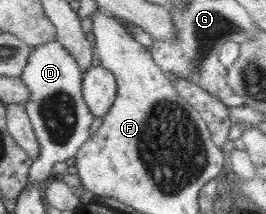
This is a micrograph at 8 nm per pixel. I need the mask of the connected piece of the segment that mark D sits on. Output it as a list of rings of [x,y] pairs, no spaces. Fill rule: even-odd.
[[[57,41],[31,48],[26,67],[19,77],[29,88],[30,98],[22,105],[29,116],[41,151],[31,164],[26,186],[49,181],[54,177],[54,164],[71,163],[80,147],[91,137],[90,125],[95,116],[83,99],[83,75],[76,60]]]

